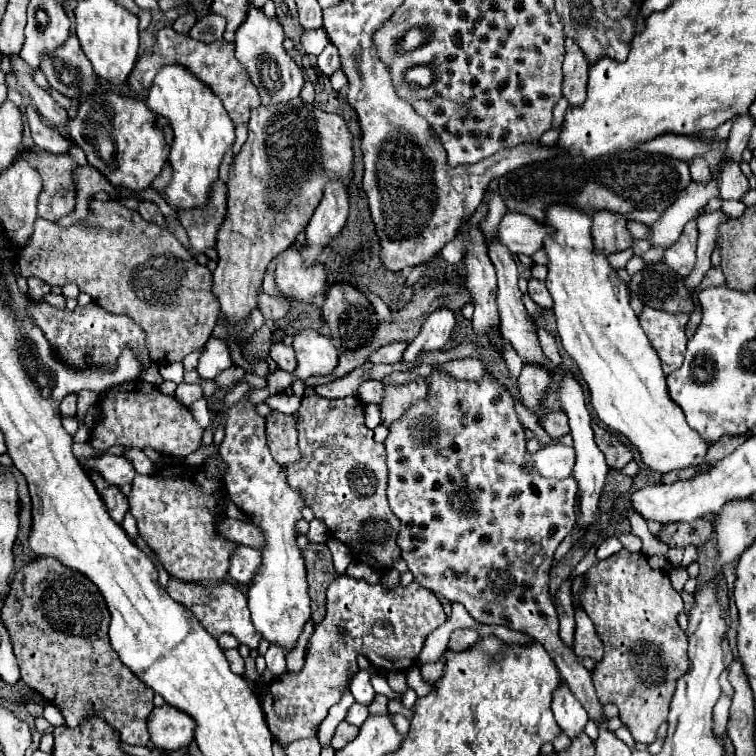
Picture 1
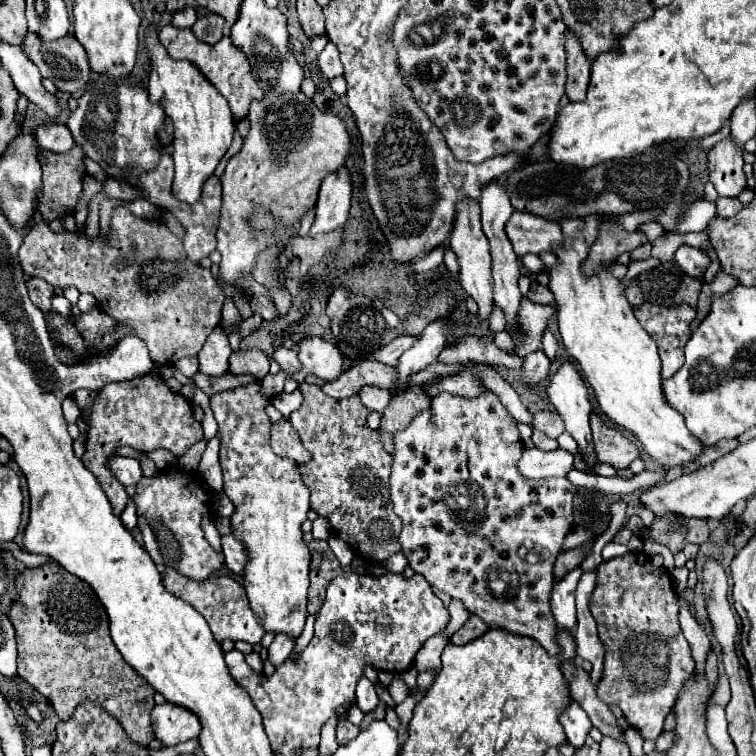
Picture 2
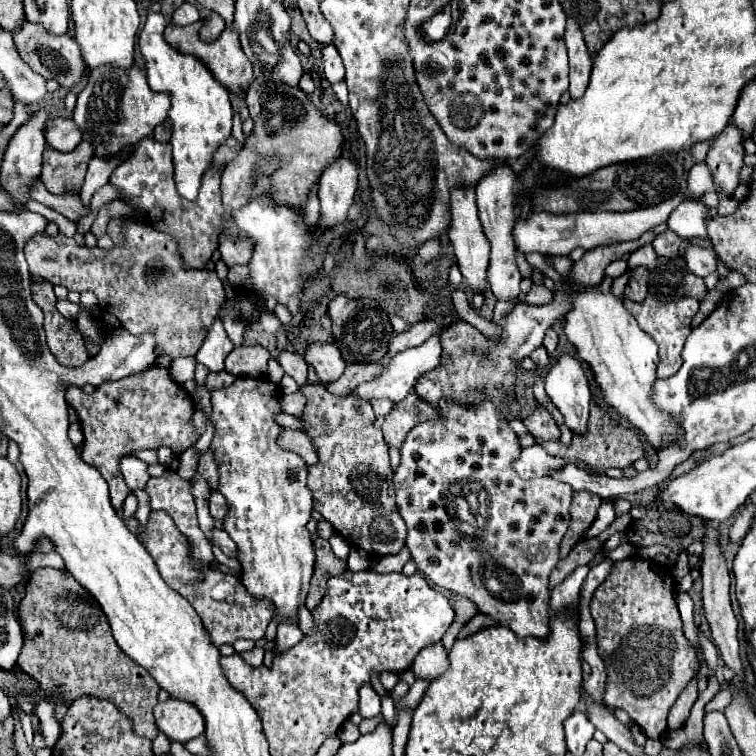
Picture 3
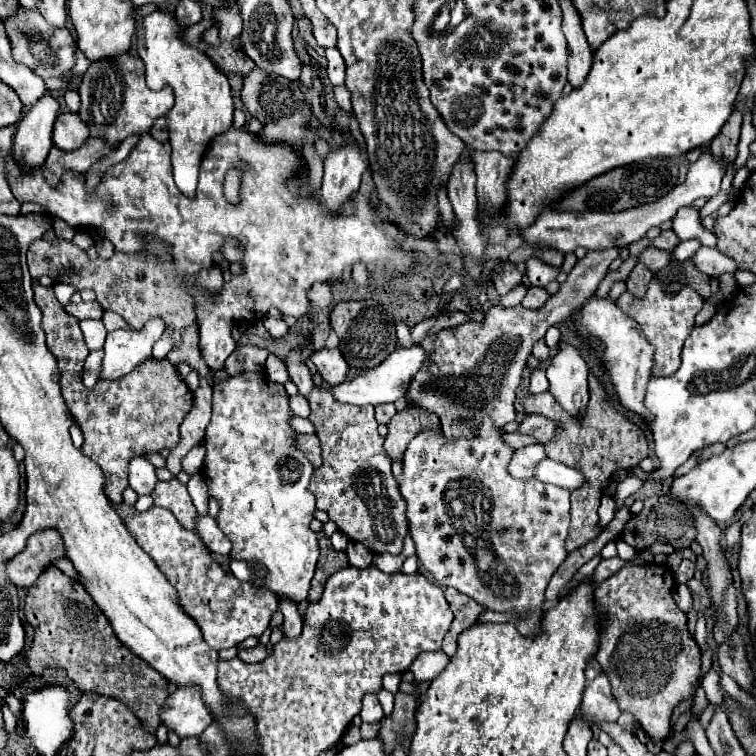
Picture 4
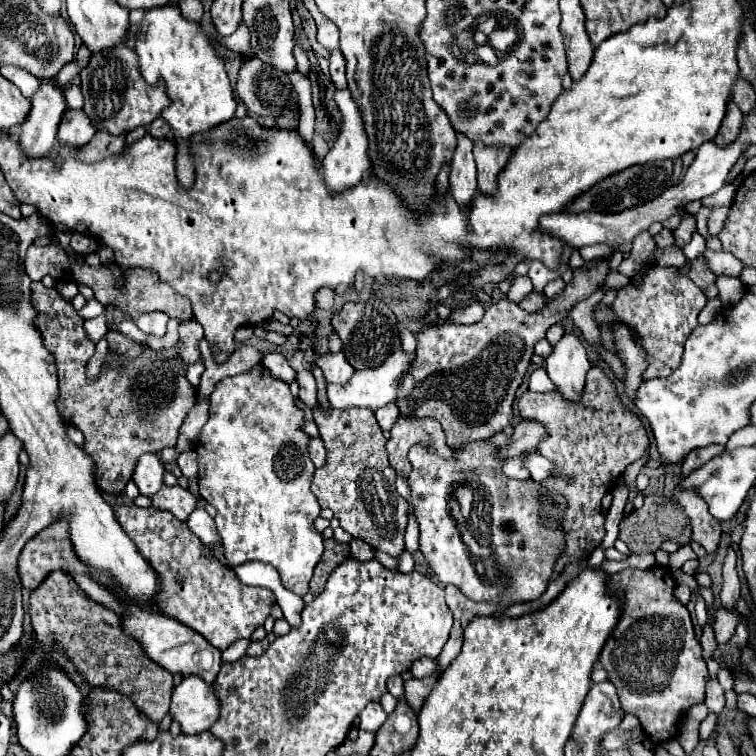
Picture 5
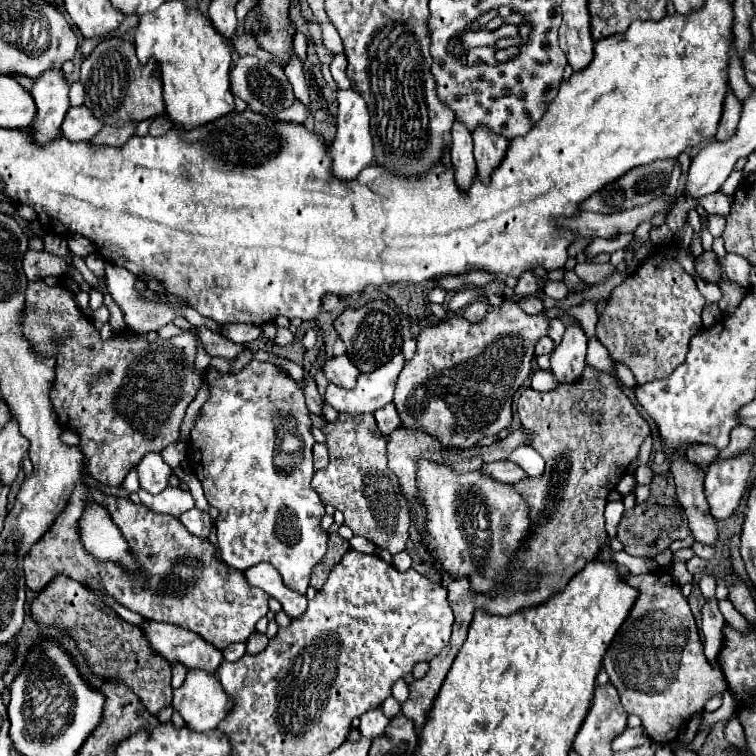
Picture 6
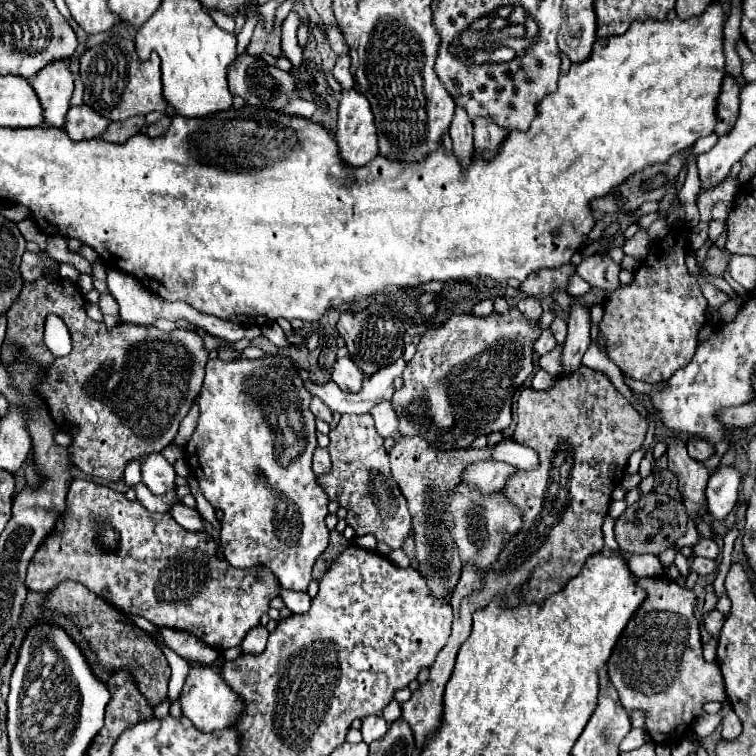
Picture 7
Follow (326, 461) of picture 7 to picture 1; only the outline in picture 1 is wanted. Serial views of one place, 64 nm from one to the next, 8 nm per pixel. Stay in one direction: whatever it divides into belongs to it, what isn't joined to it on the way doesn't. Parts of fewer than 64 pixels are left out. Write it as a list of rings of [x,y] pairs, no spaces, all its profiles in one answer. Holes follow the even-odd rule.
[[[272,412],[272,416],[266,420],[266,438],[270,452],[278,464],[290,464],[300,458],[294,416]]]

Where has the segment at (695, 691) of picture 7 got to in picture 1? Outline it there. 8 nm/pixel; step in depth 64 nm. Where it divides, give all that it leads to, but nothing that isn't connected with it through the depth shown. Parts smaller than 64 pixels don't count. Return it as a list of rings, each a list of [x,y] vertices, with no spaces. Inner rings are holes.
[[[620,550],[618,554],[600,560],[586,574],[586,590],[582,592],[582,608],[596,626],[600,640],[604,642],[604,658],[592,672],[592,682],[600,702],[612,702],[620,710],[620,720],[632,732],[636,742],[652,744],[656,740],[658,726],[668,716],[668,706],[674,696],[676,682],[688,672],[690,660],[686,656],[686,634],[678,626],[676,616],[684,610],[680,594],[670,586],[670,578],[662,570],[654,570],[642,552]]]

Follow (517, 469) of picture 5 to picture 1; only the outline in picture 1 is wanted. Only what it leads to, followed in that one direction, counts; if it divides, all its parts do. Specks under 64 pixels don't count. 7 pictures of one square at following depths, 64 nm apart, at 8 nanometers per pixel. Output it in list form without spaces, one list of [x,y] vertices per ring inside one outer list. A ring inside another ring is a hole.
[[[554,444],[532,454],[532,468],[544,478],[568,478],[574,468],[574,448]]]

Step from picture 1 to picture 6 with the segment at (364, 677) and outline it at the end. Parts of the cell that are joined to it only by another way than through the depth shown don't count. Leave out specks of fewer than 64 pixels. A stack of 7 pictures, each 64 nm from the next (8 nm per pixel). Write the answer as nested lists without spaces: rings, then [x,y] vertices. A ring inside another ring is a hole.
[[[376,708],[376,710],[370,710],[370,712],[366,712],[366,714],[360,716],[360,726],[358,728],[360,728],[360,732],[362,732],[364,738],[374,740],[376,736],[380,736],[386,730],[388,722],[390,720],[382,714],[382,710]]]

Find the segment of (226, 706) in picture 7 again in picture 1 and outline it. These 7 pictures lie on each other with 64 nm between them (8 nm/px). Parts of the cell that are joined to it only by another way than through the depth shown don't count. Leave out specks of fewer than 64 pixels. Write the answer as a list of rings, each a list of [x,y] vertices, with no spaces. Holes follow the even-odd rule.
[[[164,704],[160,708],[154,708],[148,718],[148,732],[150,740],[156,748],[164,750],[176,750],[182,746],[188,746],[194,740],[194,720],[186,716],[186,712]]]

